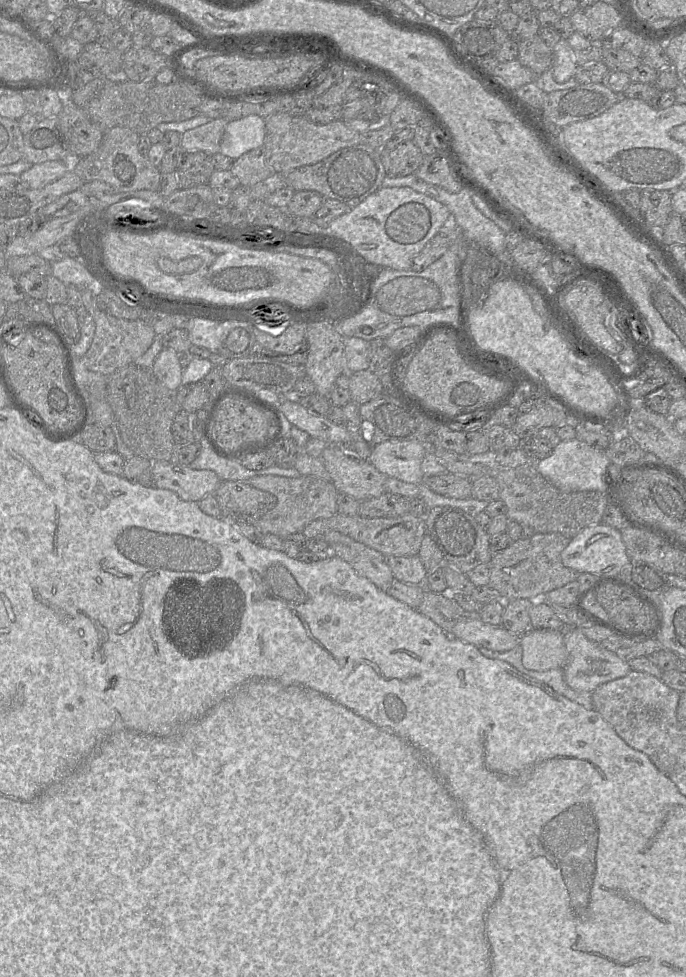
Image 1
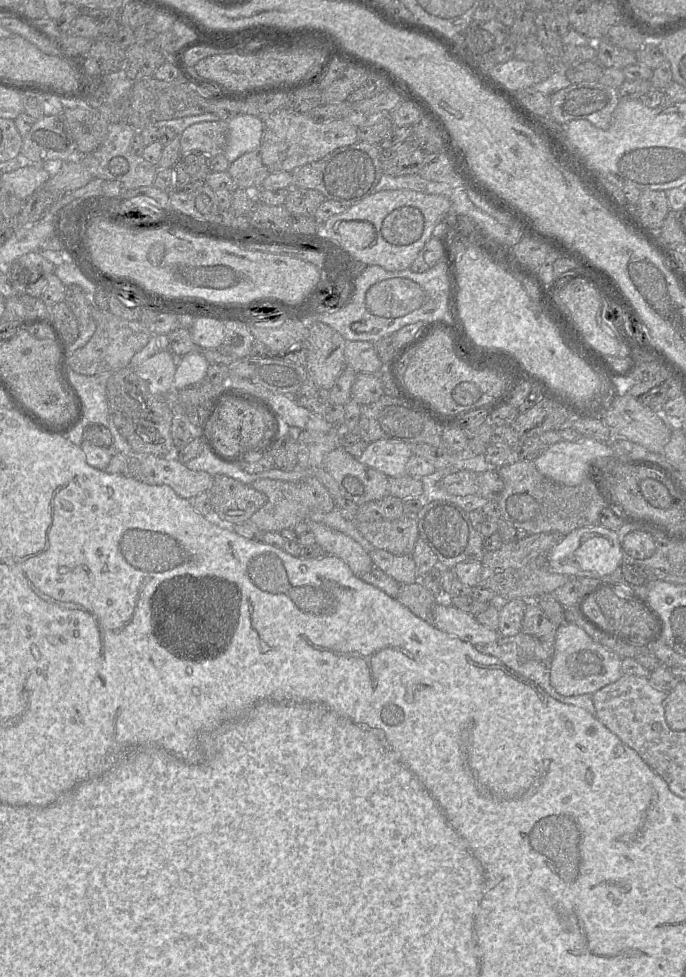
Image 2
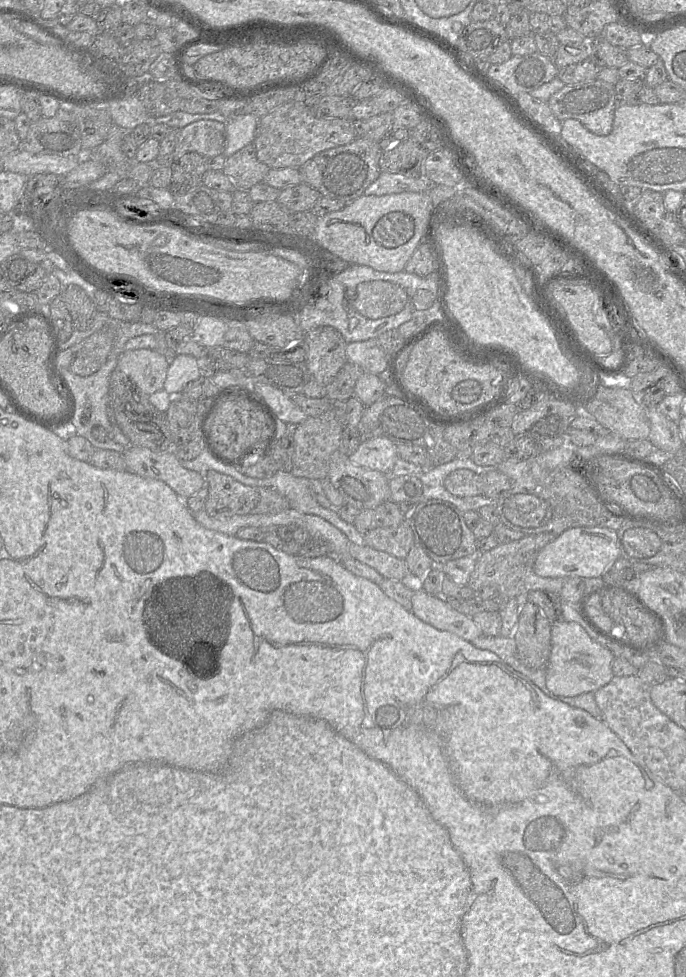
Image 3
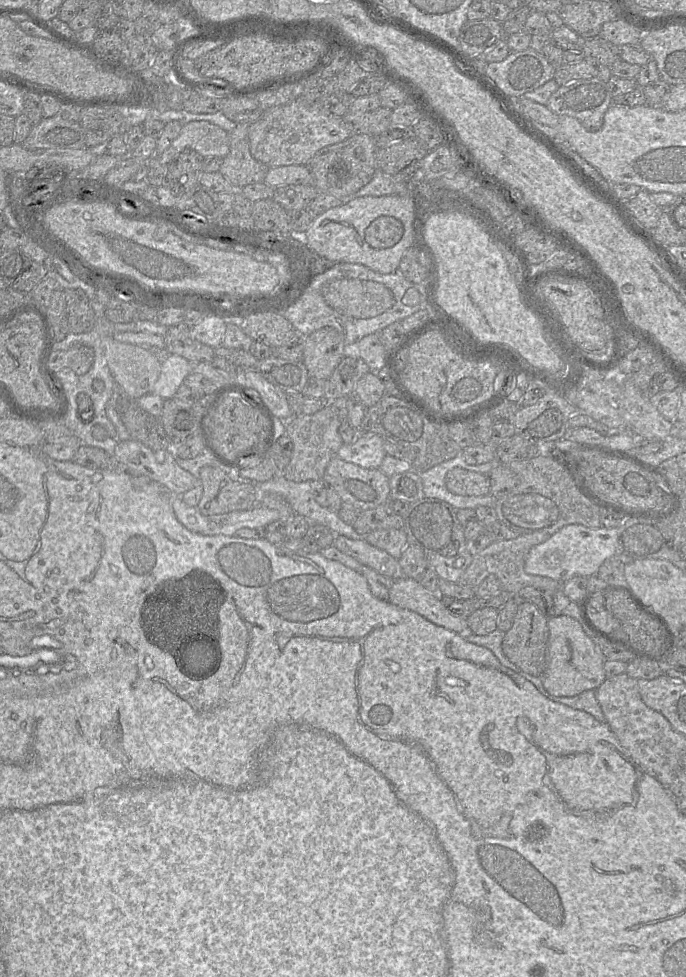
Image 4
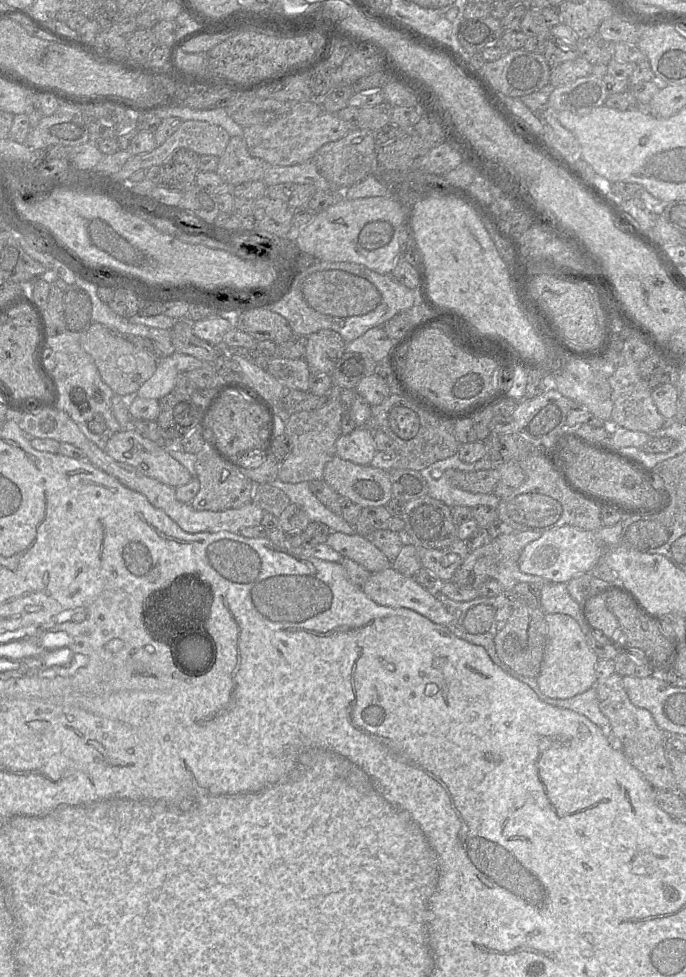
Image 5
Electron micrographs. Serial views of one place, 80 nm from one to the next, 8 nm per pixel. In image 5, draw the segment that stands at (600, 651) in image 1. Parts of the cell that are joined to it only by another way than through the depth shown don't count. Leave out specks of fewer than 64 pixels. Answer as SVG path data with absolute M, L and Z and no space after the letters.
M545 614L545 621L547 624L545 653L540 673L536 678L541 692L550 698L569 699L594 687L597 683L595 669L599 659L587 643L588 633L582 623L565 614Z

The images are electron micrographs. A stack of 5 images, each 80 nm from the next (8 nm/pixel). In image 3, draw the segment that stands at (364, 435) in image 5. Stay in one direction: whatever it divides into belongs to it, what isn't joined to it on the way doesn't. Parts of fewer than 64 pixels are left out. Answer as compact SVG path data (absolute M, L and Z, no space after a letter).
M385 437L363 440L349 460L361 467L390 475L398 459L397 445Z

